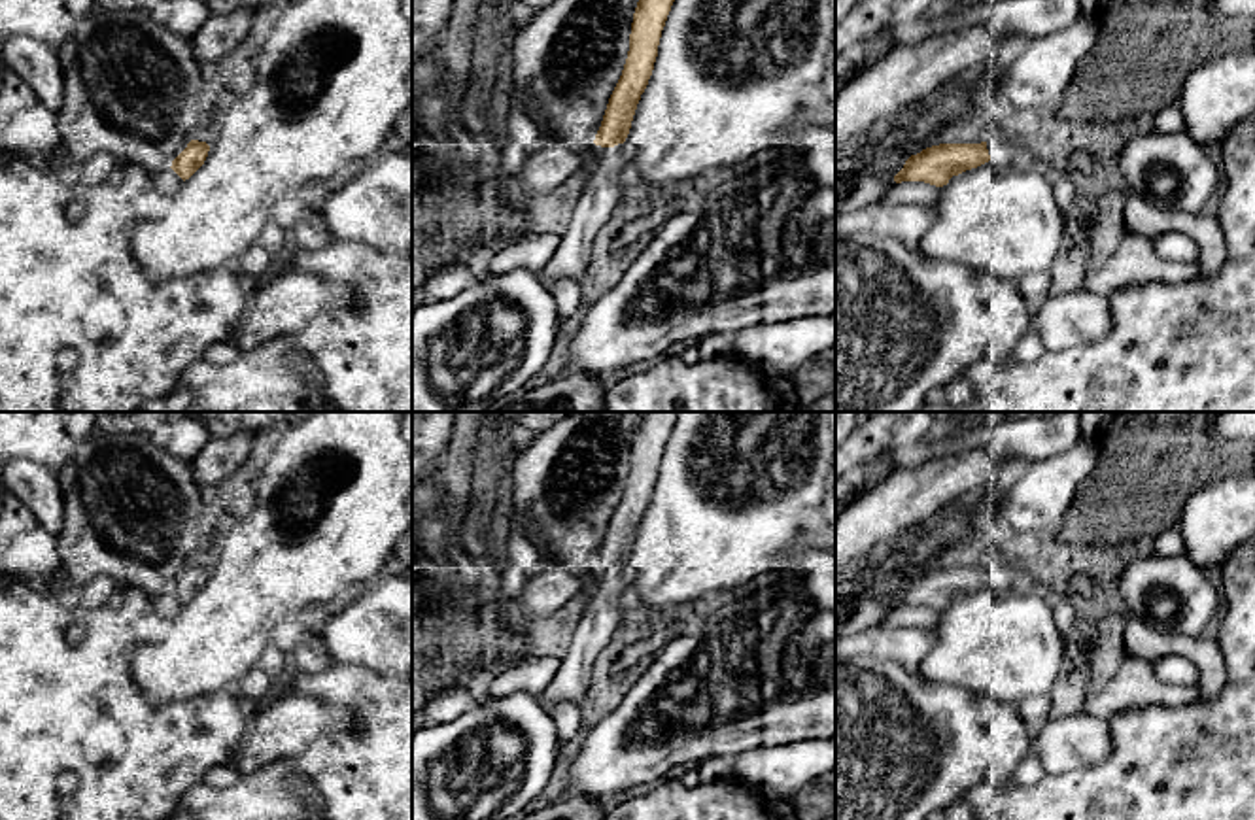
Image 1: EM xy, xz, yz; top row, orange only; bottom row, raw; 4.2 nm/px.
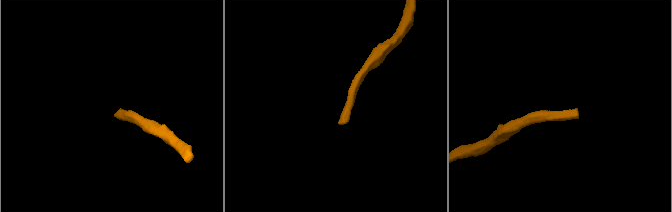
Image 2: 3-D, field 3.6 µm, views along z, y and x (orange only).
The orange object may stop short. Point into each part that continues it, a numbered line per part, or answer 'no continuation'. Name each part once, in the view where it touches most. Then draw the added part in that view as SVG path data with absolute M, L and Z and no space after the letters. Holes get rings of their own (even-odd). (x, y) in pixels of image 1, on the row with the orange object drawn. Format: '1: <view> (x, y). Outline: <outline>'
1: xz (601, 195). Outline: M595 145L595 166L575 204L571 223L561 234L552 259L537 272L539 282L552 293L554 282L573 278L580 283L592 255L592 244L601 225L622 202L629 168L629 147Z

